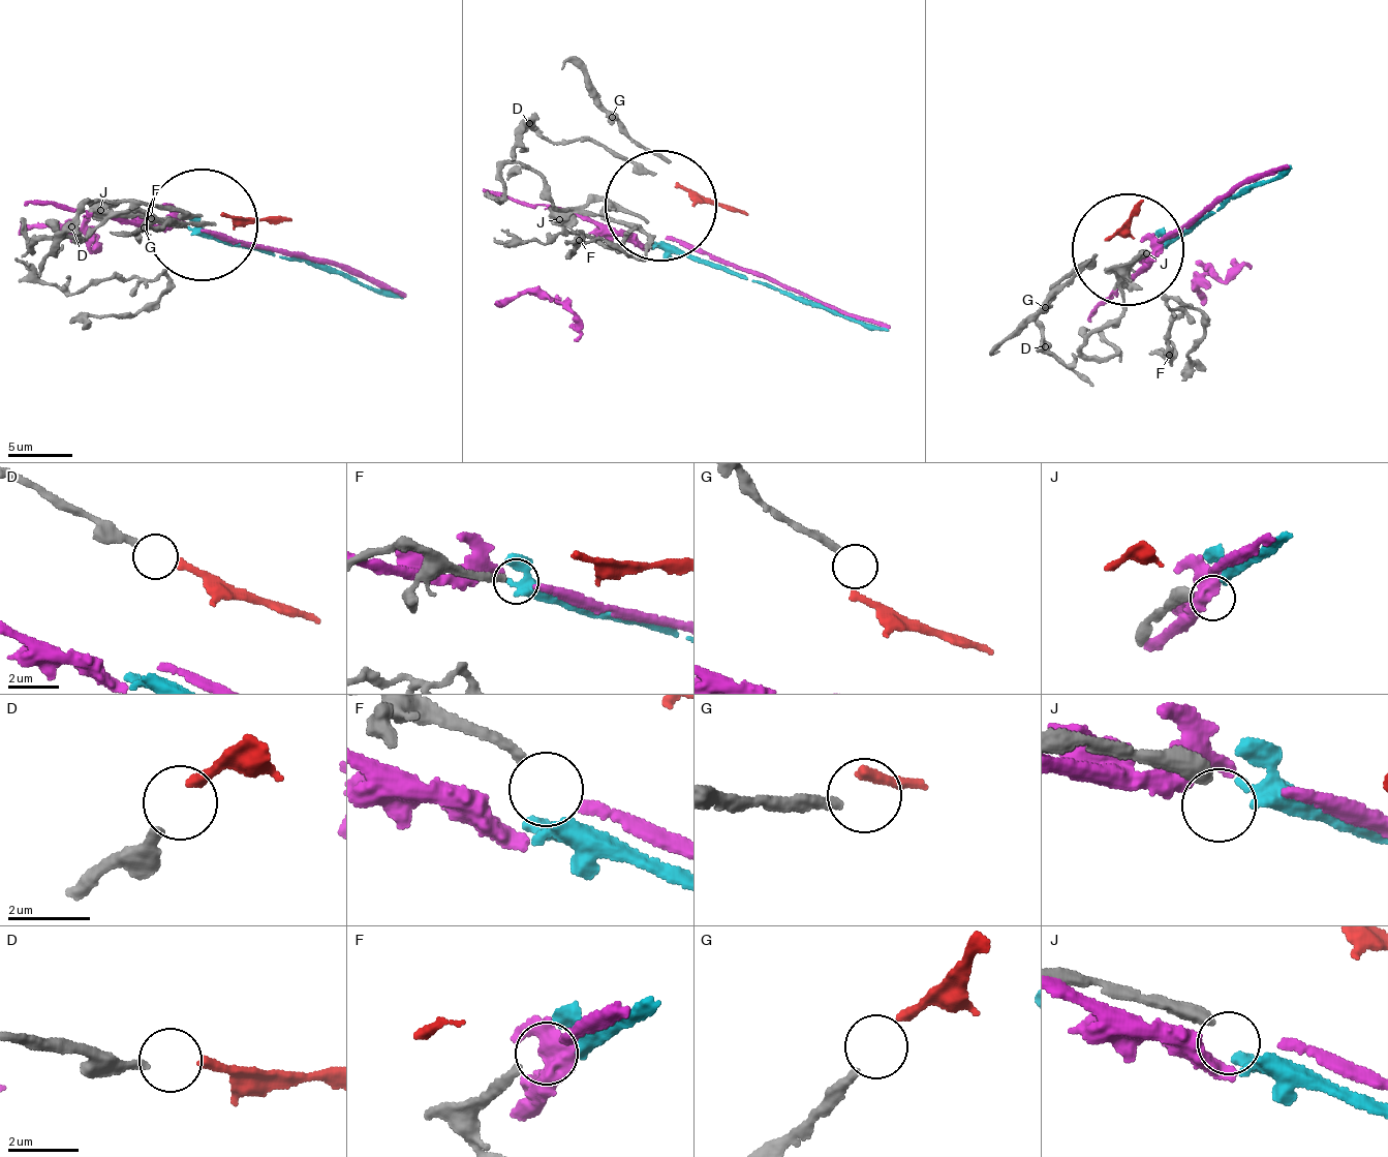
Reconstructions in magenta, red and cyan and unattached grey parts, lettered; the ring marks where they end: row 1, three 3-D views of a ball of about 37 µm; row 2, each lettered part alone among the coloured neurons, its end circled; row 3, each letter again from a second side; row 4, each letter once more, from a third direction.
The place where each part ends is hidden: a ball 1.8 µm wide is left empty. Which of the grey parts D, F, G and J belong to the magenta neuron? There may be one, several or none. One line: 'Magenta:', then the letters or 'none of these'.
Magenta: none of these

